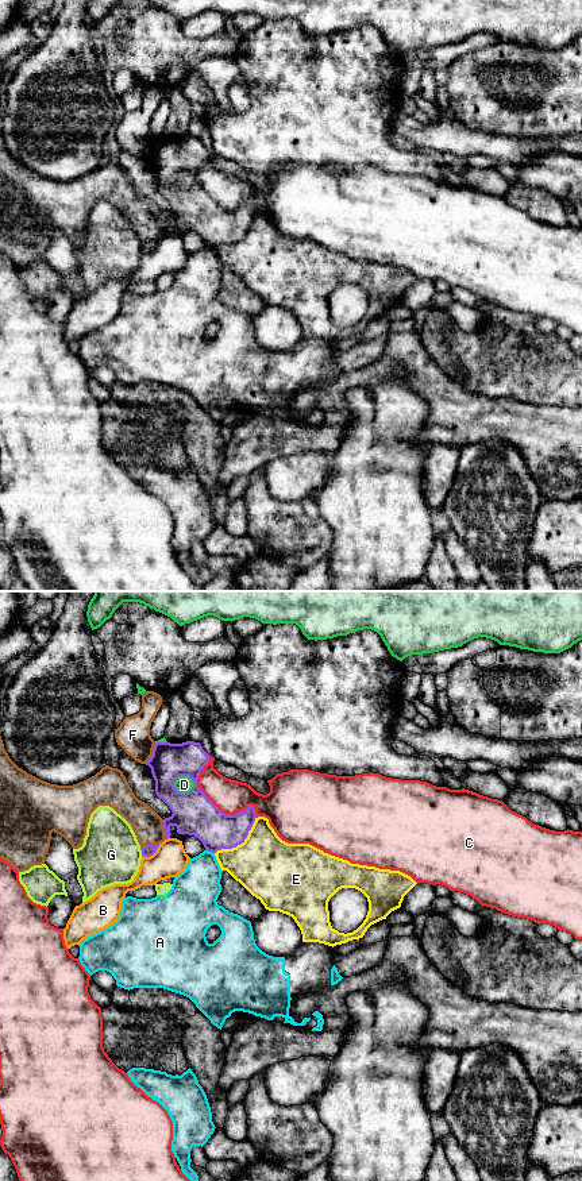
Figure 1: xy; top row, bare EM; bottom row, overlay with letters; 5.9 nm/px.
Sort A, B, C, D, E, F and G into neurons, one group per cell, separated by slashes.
A / B / C / D / E / F / G

